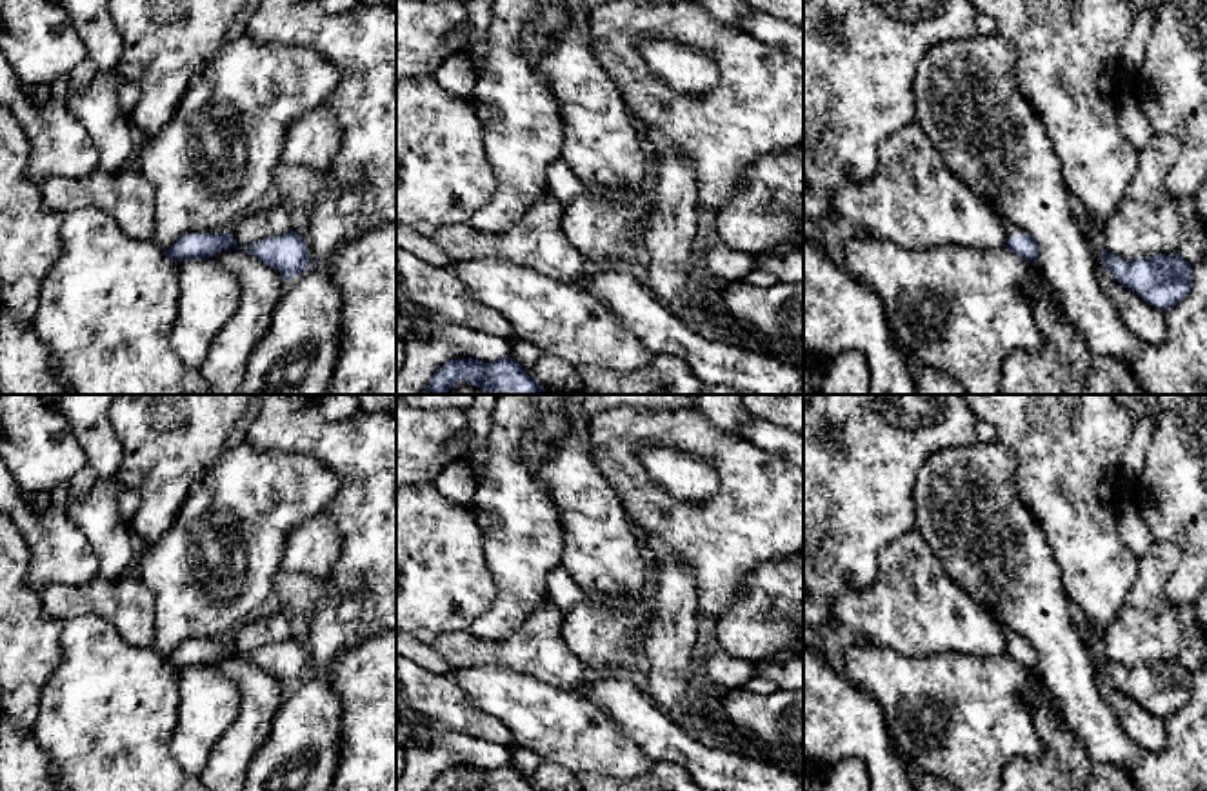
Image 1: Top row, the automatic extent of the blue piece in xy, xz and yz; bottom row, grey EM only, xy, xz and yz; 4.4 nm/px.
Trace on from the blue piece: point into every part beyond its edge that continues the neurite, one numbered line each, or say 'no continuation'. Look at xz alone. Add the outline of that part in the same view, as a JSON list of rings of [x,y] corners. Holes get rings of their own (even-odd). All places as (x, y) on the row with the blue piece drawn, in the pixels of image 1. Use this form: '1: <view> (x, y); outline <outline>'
no continuation

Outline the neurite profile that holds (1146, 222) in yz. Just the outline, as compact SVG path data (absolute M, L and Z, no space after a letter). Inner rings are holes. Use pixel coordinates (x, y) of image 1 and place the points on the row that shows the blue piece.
M1154 135L1136 151L1136 173L1116 211L1100 224L1105 251L1127 260L1176 255L1183 224L1167 193L1167 175L1182 156L1172 135Z

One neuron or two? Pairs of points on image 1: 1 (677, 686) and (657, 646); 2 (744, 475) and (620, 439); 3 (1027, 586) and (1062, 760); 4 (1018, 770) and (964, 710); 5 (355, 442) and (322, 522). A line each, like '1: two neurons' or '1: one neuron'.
1: one neuron
2: one neuron
3: two neurons
4: two neurons
5: two neurons

